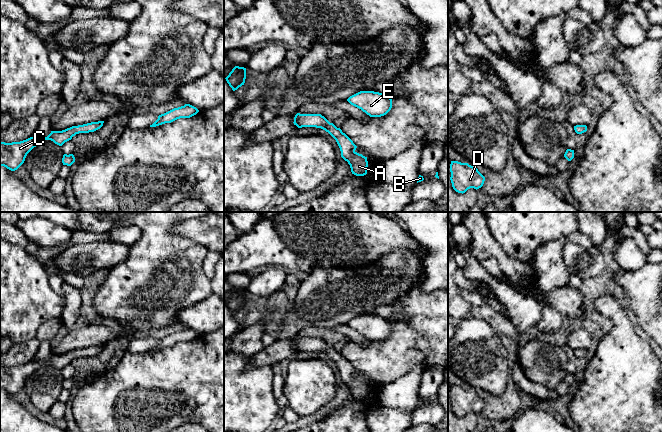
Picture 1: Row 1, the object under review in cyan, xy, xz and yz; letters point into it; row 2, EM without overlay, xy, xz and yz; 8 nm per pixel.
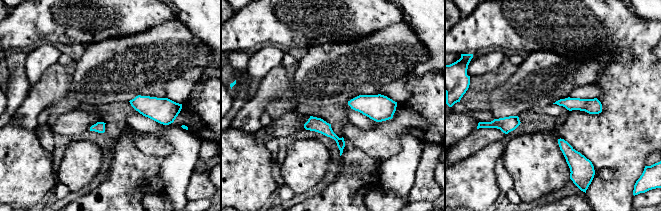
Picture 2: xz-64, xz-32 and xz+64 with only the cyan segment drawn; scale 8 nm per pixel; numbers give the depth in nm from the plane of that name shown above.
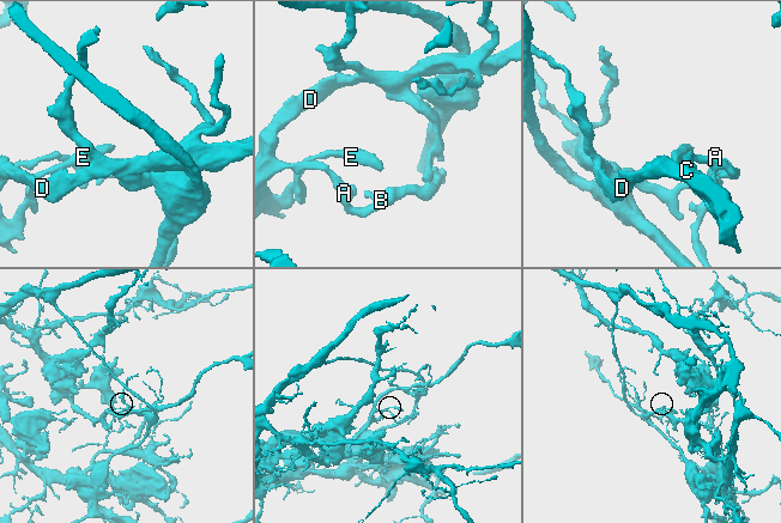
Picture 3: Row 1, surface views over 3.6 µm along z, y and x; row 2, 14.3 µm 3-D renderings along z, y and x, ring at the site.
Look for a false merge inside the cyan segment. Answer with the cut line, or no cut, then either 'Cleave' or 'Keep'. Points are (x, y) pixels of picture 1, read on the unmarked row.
Split along xz (303, 338), (300, 344), (301, 350). Cleave

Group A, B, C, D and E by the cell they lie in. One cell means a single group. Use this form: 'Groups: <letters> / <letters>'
Groups: A B / C D E

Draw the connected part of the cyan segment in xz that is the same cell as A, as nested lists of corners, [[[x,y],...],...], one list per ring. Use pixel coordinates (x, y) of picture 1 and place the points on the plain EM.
[[[303,338],[300,348],[303,351],[316,351],[328,356],[336,364],[341,375],[341,381],[350,389],[352,398],[356,400],[367,398],[367,381],[357,377],[355,375],[357,370],[353,365],[324,340],[321,338]]]

